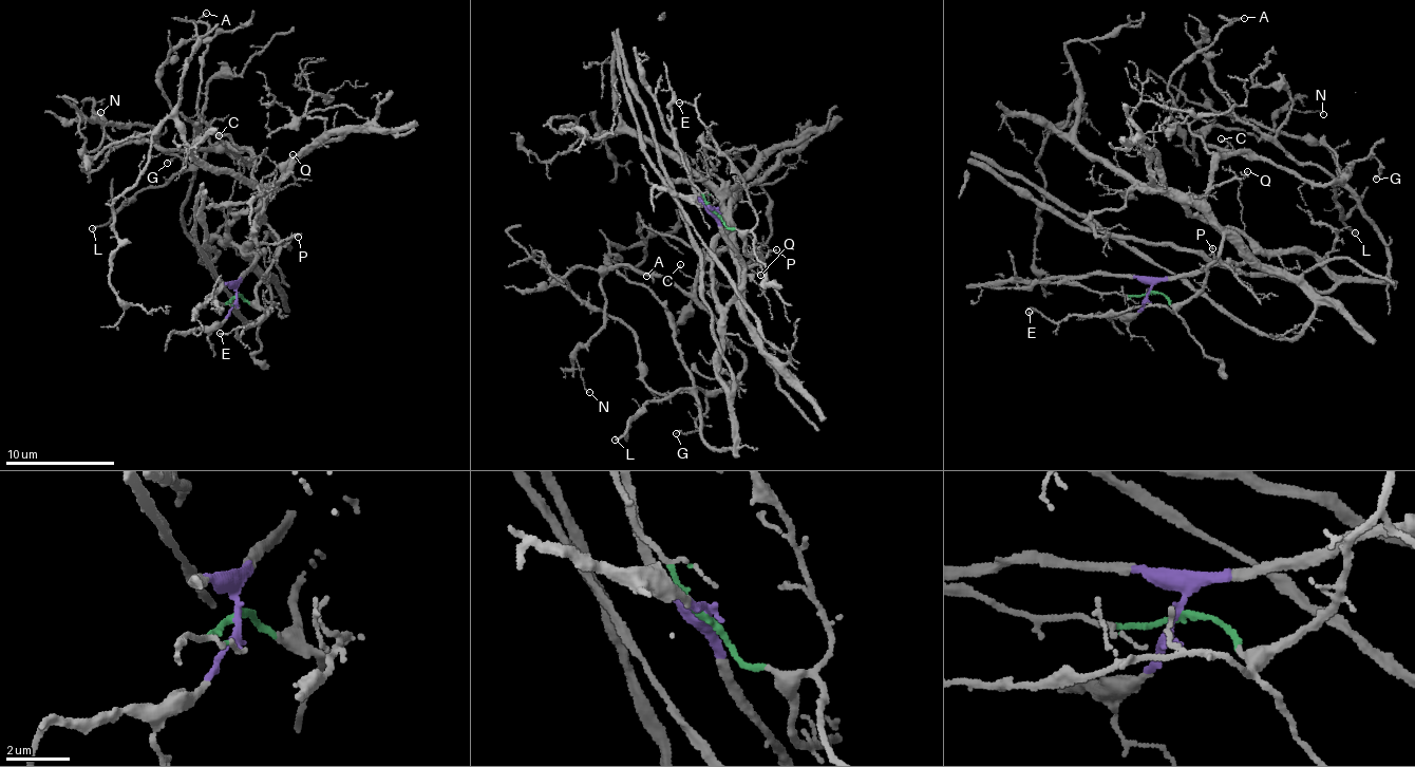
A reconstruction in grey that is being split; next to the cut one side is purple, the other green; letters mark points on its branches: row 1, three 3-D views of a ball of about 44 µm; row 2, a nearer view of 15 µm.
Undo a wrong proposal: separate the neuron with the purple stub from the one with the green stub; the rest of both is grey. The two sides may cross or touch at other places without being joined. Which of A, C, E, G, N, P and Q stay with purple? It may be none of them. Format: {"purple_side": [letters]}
{"purple_side": []}

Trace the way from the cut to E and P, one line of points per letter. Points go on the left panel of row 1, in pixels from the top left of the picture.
E: (236, 296), (264, 306), (274, 302), (271, 310), (267, 316), (246, 329), (241, 338), (237, 330), (220, 334)
P: (236, 296), (253, 300), (282, 247), (297, 237)

